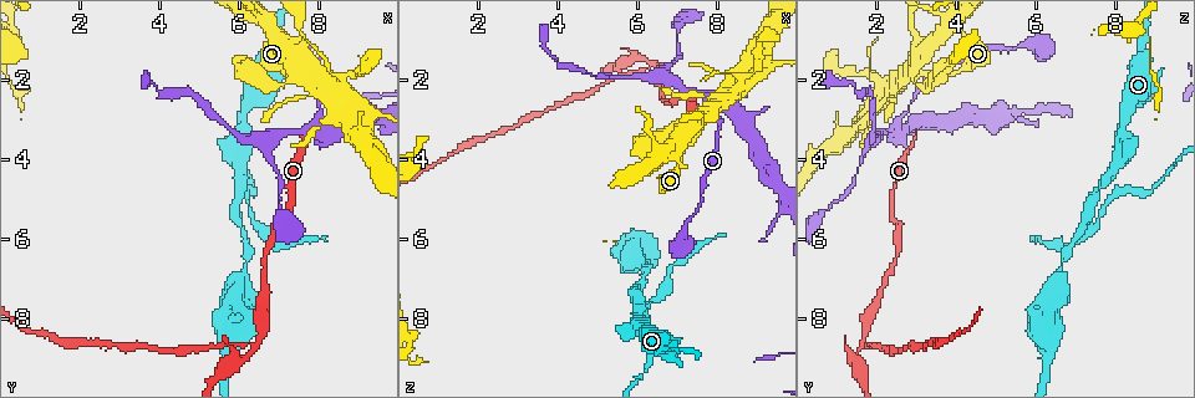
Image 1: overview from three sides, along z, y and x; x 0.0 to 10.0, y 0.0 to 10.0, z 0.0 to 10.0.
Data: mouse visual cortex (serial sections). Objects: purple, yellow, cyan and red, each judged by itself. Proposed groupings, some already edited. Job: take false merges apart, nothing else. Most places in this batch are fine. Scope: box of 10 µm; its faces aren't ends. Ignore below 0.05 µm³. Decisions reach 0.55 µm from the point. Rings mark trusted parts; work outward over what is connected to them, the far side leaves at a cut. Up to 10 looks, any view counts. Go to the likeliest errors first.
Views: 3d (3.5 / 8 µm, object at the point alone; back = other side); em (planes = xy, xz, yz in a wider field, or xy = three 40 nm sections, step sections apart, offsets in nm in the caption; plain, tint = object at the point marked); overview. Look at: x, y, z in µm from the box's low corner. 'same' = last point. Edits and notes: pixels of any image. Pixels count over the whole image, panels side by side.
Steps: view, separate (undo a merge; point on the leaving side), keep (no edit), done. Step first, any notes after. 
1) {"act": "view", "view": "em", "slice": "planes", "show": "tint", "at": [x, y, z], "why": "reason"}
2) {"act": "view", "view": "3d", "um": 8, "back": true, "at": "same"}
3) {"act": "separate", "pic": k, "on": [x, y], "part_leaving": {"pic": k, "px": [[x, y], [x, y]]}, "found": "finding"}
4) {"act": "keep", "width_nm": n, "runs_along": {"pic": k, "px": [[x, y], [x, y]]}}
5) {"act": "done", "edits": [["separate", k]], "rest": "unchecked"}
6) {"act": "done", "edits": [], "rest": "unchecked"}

{"act": "view", "view": "3d", "um": 3.5, "at": [5.95, 4.30, 7.95], "why": "arms run side by side"}

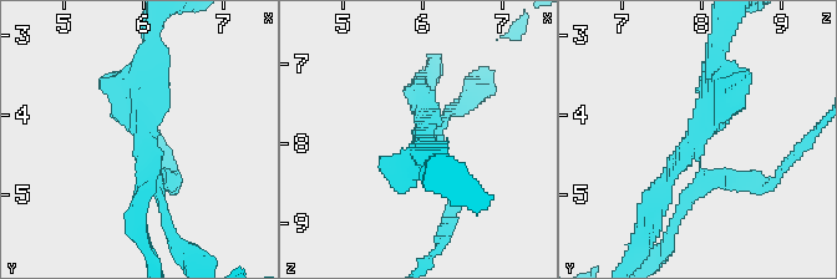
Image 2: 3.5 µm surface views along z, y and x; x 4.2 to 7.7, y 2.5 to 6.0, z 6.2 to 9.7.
{"act": "view", "view": "em", "slice": "xy", "step": 1, "show": "tint", "at": [6.00, 4.35, 7.90]}

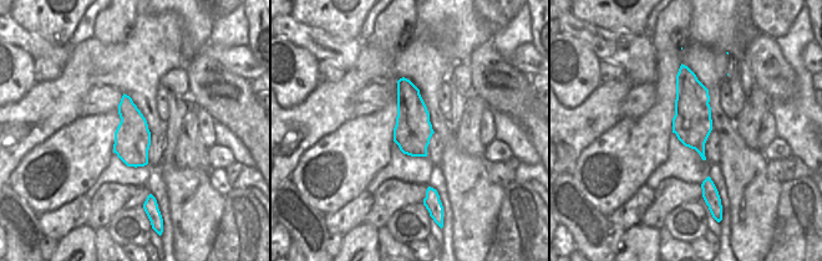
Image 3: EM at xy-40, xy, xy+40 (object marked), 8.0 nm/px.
{"act": "separate", "pic": 2, "on": [745, 174], "found": "a second cell is stuck on"}

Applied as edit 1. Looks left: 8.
{"act": "view", "view": "3d", "um": 3.5, "at": [6.60, 8.40, 1.75], "why": "three-way junction"}

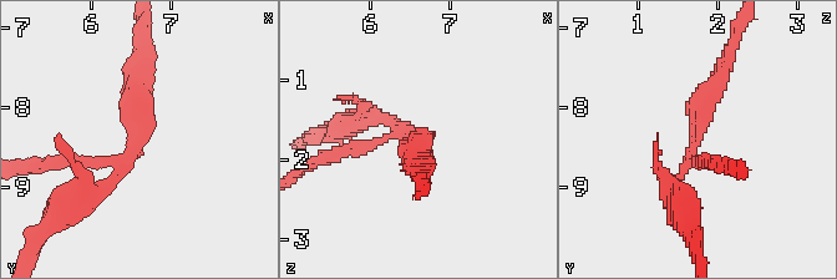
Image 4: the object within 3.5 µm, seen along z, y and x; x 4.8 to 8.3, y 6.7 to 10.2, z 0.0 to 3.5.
{"act": "view", "view": "em", "slice": "xy", "step": 2, "show": "tint", "at": [6.55, 8.50, 1.70], "arms": 3, "arm_widths_nm": [150, 150, 250], "why": "now the EM"}

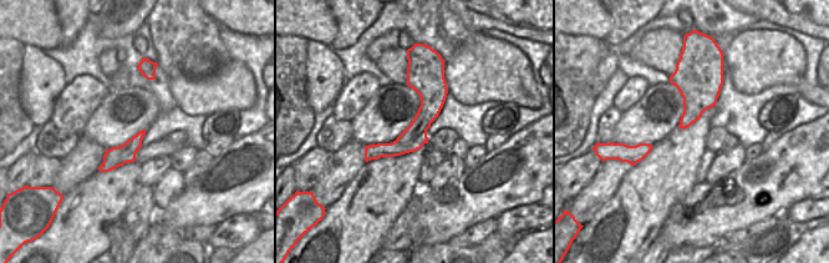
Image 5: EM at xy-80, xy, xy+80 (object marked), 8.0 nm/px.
{"act": "view", "view": "em", "slice": "planes", "show": "tint", "at": "same", "why": "another direction"}

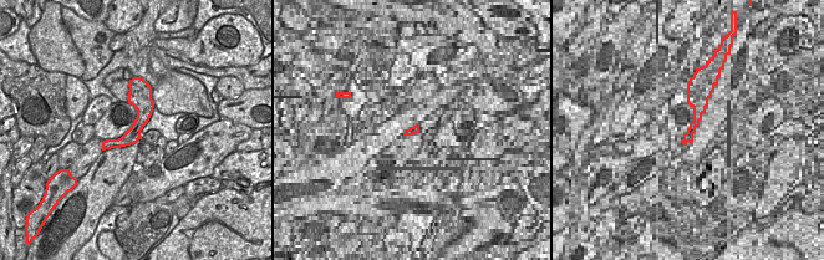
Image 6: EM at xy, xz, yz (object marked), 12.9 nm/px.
{"act": "separate", "pic": 4, "on": [355, 150], "found": "two cells meet here"}

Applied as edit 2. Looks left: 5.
{"act": "view", "view": "overview"}

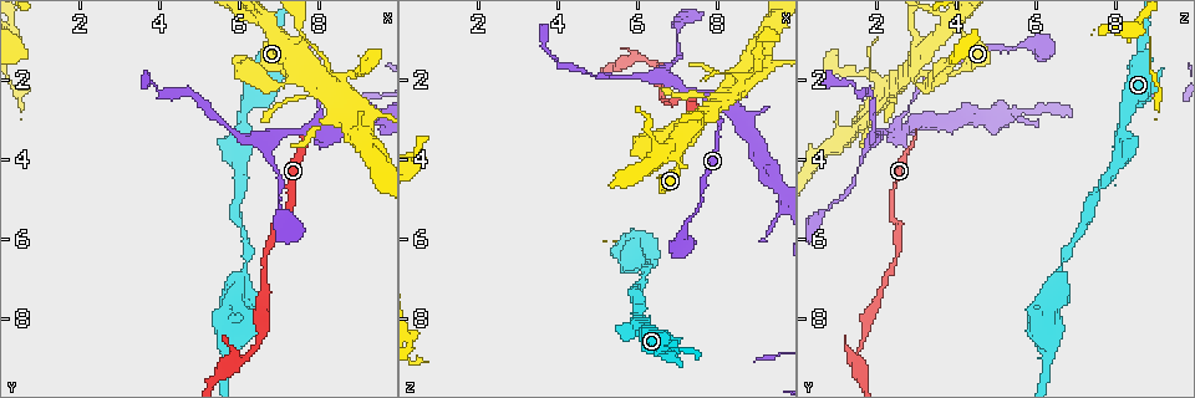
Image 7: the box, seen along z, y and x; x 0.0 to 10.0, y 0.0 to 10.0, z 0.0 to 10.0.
{"act": "view", "view": "3d", "um": 3.5, "at": [7.90, 3.10, 2.50], "why": "side arm on a straight run"}

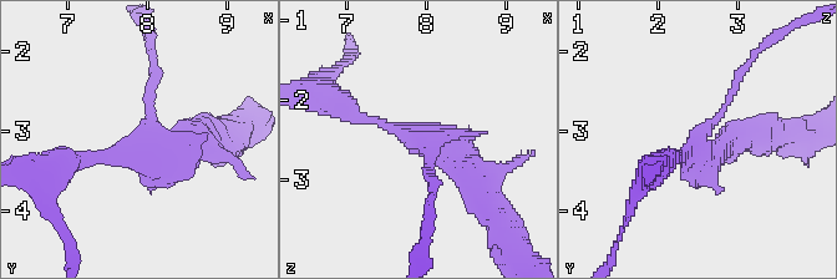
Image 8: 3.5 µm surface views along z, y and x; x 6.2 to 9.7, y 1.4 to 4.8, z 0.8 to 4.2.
{"act": "view", "view": "em", "slice": "xy", "step": 5, "show": "tint", "at": [7.95, 3.05, 2.50], "arms": 3, "arm_widths_nm": [150, 150, 350]}

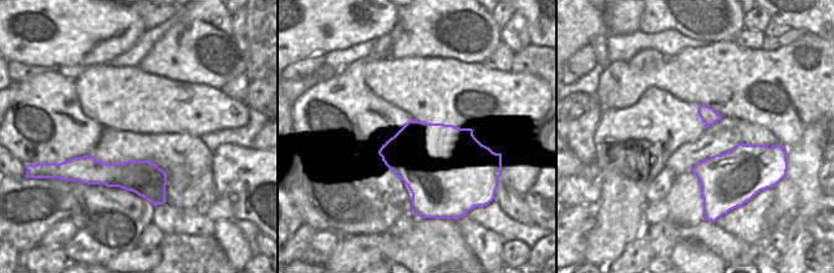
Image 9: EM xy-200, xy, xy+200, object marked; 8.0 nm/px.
{"act": "view", "view": "em", "slice": "xy", "step": 1, "show": "tint", "at": "same", "why": "cut it another way"}

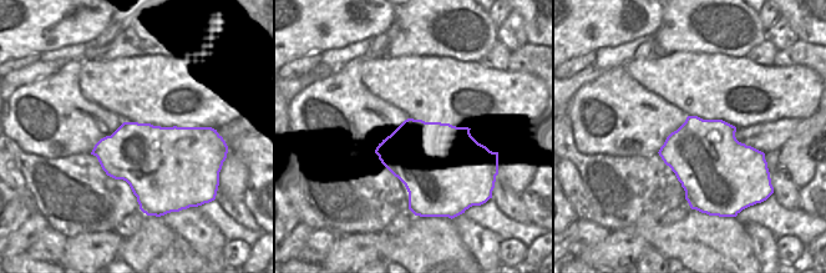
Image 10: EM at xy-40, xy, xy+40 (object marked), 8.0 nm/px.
{"act": "keep", "runs_along": {"pic": 8, "px": [[155, 70], [142, 138], [173, 158], [192, 135]]}, "found": "all the same cell"}

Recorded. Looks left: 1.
{"act": "done", "edits": [["separate", 2], ["separate", 4]], "rest": "unchecked"}

